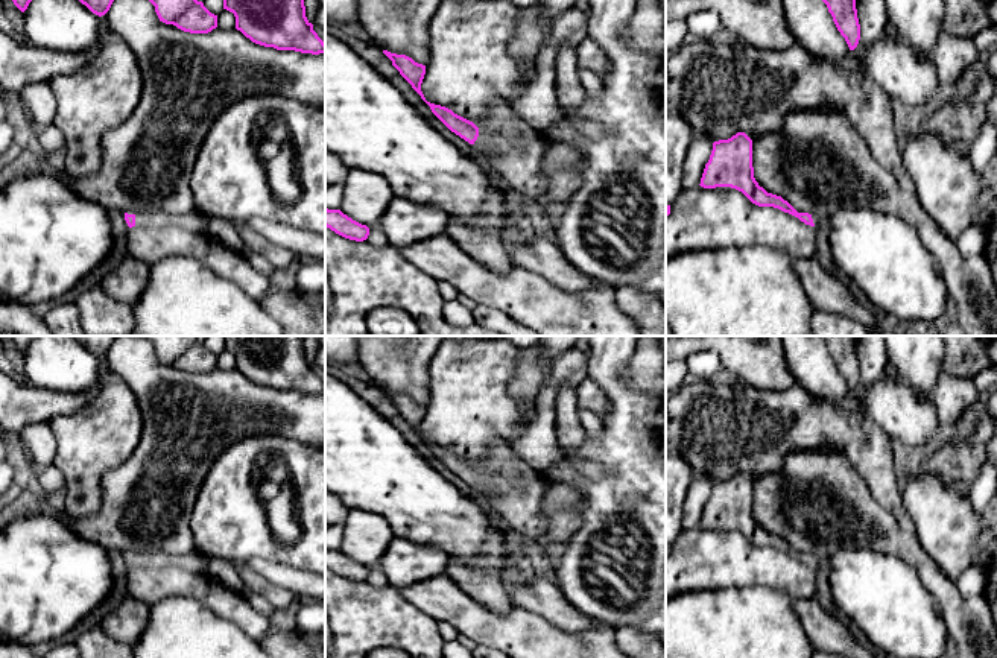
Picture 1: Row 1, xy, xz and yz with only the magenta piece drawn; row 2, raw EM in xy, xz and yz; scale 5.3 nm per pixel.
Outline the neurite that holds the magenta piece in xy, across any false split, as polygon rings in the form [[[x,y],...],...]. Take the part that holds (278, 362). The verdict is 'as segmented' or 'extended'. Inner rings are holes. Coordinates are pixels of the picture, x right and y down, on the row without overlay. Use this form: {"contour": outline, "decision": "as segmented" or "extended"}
{"contour": [[[222,336],[223,350],[236,357],[236,369],[252,383],[277,391],[295,391],[301,394],[325,394],[325,383],[313,371],[305,357],[302,336]]], "decision": "as segmented"}

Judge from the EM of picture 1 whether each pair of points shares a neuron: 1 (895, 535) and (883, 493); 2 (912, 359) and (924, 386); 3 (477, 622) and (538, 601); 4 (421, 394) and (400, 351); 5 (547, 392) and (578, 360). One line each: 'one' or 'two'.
1: two
2: one
3: two
4: one
5: one

